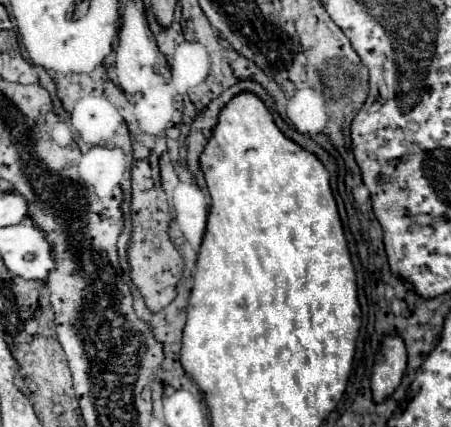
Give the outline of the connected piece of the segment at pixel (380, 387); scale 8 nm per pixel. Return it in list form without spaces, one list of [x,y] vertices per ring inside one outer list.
[[[399,335],[383,337],[371,373],[371,389],[375,401],[383,401],[395,391],[395,387],[403,377],[405,367],[407,367],[407,351],[403,339]]]

